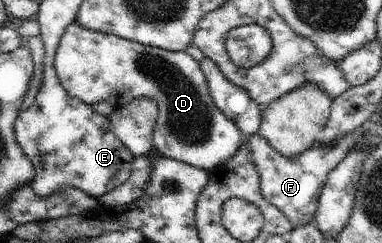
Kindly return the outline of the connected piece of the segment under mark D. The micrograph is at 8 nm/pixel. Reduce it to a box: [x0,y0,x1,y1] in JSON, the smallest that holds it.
[54,20,244,173]

